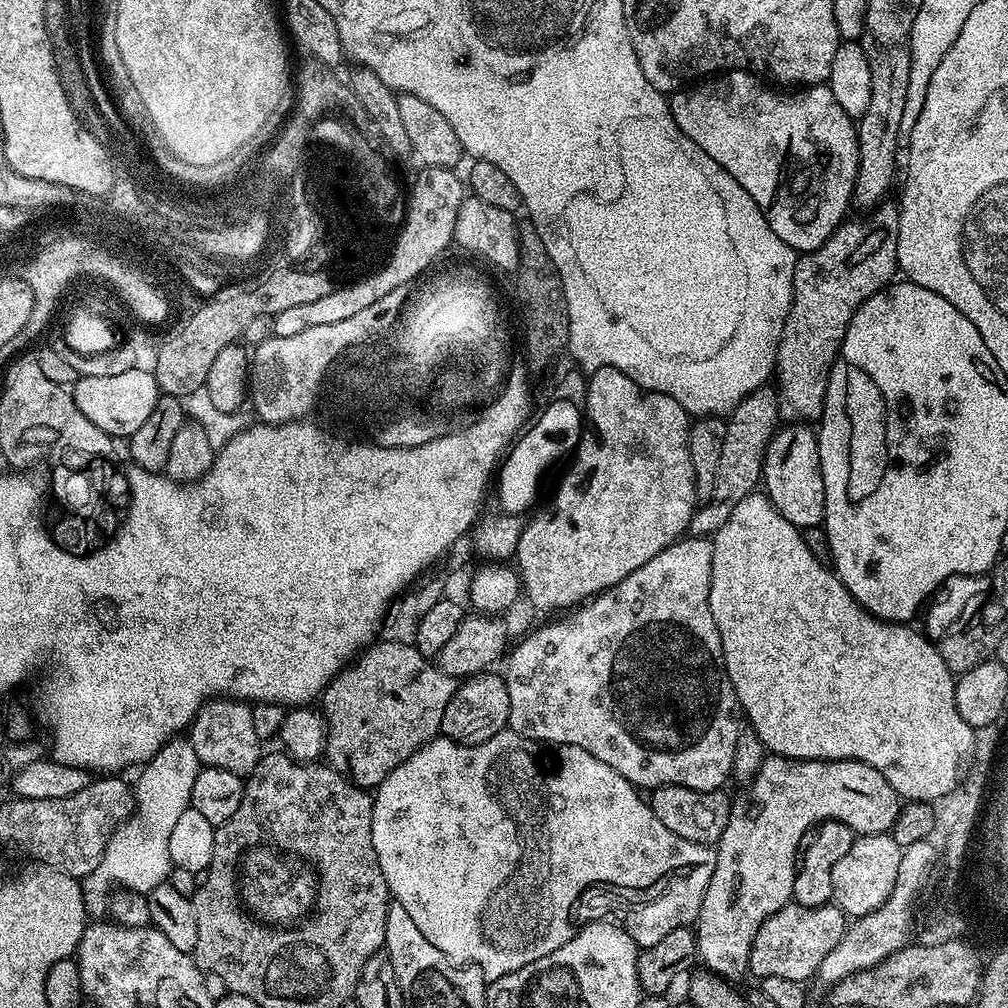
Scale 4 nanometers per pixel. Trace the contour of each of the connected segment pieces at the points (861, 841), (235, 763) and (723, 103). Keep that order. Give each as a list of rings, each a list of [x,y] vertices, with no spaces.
[[[857,835],[853,839],[850,850],[834,862],[834,874],[832,875],[832,900],[836,907],[844,911],[845,917],[855,918],[865,916],[886,898],[890,898],[890,890],[894,890],[894,882],[898,879],[898,862],[902,844],[895,840],[895,835],[882,836]]]
[[[217,698],[202,705],[190,725],[190,739],[203,767],[222,768],[243,777],[256,769],[262,755],[262,742],[254,730],[252,704],[235,698]]]
[[[729,70],[713,75],[695,86],[671,93],[672,117],[686,138],[706,150],[706,154],[710,154],[718,166],[730,169],[738,186],[742,186],[742,190],[746,190],[754,202],[761,205],[765,203],[764,176],[768,180],[775,176],[780,179],[772,196],[772,205],[767,205],[766,215],[770,230],[774,230],[782,242],[792,244],[792,228],[798,227],[800,220],[840,222],[845,219],[844,211],[850,208],[852,187],[856,185],[858,170],[856,124],[853,117],[844,113],[842,106],[838,106],[827,86],[808,86],[793,91],[796,92],[793,96],[775,96],[764,89],[764,84],[761,77],[751,72]]]

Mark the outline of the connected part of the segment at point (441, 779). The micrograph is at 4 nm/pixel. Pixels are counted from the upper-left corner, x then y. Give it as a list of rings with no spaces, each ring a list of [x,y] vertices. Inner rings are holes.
[[[505,730],[494,734],[481,744],[459,744],[453,740],[437,738],[424,744],[406,762],[402,762],[375,789],[372,801],[372,837],[374,838],[374,854],[378,854],[378,862],[382,866],[382,874],[388,883],[391,899],[397,904],[406,906],[406,914],[414,918],[418,930],[426,934],[426,939],[434,942],[442,954],[465,966],[480,969],[485,981],[491,982],[510,974],[514,970],[522,970],[530,962],[538,958],[546,958],[546,954],[554,954],[558,946],[566,946],[570,942],[569,910],[572,900],[580,893],[580,888],[600,880],[608,880],[608,884],[616,884],[622,894],[626,894],[626,911],[628,914],[627,930],[630,938],[641,949],[654,946],[670,934],[670,930],[678,930],[691,925],[700,913],[702,898],[706,888],[710,886],[710,878],[716,865],[715,851],[707,844],[686,842],[686,838],[678,838],[678,834],[666,830],[662,822],[658,822],[651,803],[640,796],[636,785],[622,778],[606,762],[598,762],[594,754],[582,750],[578,746],[557,744],[549,746],[539,740],[531,740],[522,734]]]

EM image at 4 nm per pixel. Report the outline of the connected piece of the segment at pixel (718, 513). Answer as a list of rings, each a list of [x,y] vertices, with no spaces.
[[[772,386],[755,388],[732,409],[727,417],[726,442],[722,442],[722,462],[718,462],[714,494],[693,511],[692,520],[688,523],[688,532],[691,535],[711,537],[722,526],[722,522],[730,518],[734,506],[738,506],[738,502],[742,502],[742,498],[746,498],[751,492],[757,491],[764,470],[764,455],[772,440],[772,433],[778,427],[776,416],[780,415],[778,393]]]

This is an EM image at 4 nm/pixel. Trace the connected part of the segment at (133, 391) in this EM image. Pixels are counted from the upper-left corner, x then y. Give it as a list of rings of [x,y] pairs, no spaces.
[[[141,366],[134,370],[126,370],[126,374],[114,374],[107,378],[94,378],[93,376],[81,376],[70,391],[74,402],[94,426],[101,428],[107,436],[113,438],[131,438],[150,418],[154,406],[159,402],[162,389],[153,373]]]

